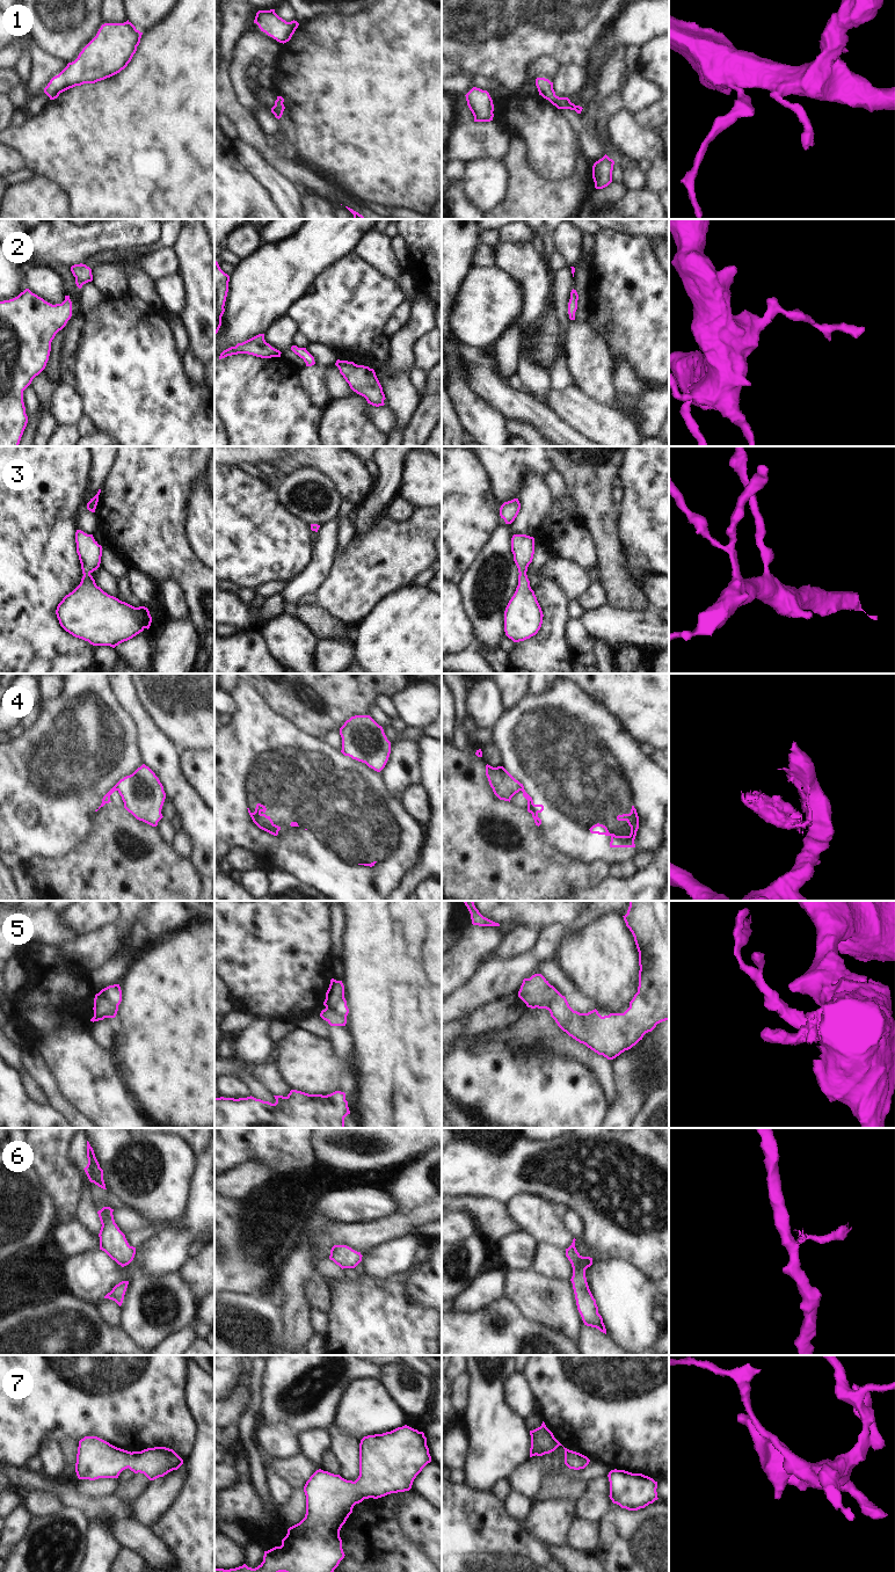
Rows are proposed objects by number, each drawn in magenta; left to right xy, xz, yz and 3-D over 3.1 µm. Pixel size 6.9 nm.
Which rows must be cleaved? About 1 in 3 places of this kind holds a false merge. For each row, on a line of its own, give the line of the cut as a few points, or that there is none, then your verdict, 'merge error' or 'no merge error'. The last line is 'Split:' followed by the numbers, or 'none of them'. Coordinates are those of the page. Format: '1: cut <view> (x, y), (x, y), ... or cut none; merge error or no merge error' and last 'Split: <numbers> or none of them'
1: cut none; no merge error
2: cut none; no merge error
3: cut none; no merge error
4: cut xy (116, 784), (117, 790); merge error
5: cut xy (99, 992), (108, 998), (117, 1009); merge error
6: cut yz (574, 1244), (566, 1251); merge error
7: cut none; no merge error
Split: 4, 5, 6

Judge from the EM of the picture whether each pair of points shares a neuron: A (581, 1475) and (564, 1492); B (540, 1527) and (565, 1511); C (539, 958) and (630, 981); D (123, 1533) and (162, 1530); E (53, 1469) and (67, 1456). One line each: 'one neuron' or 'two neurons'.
A: two neurons
B: one neuron
C: two neurons
D: two neurons
E: two neurons

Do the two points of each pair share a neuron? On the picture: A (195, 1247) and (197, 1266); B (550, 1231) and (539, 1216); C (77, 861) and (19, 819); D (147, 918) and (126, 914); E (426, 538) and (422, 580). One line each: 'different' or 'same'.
A: different
B: same
C: different
D: different
E: different

